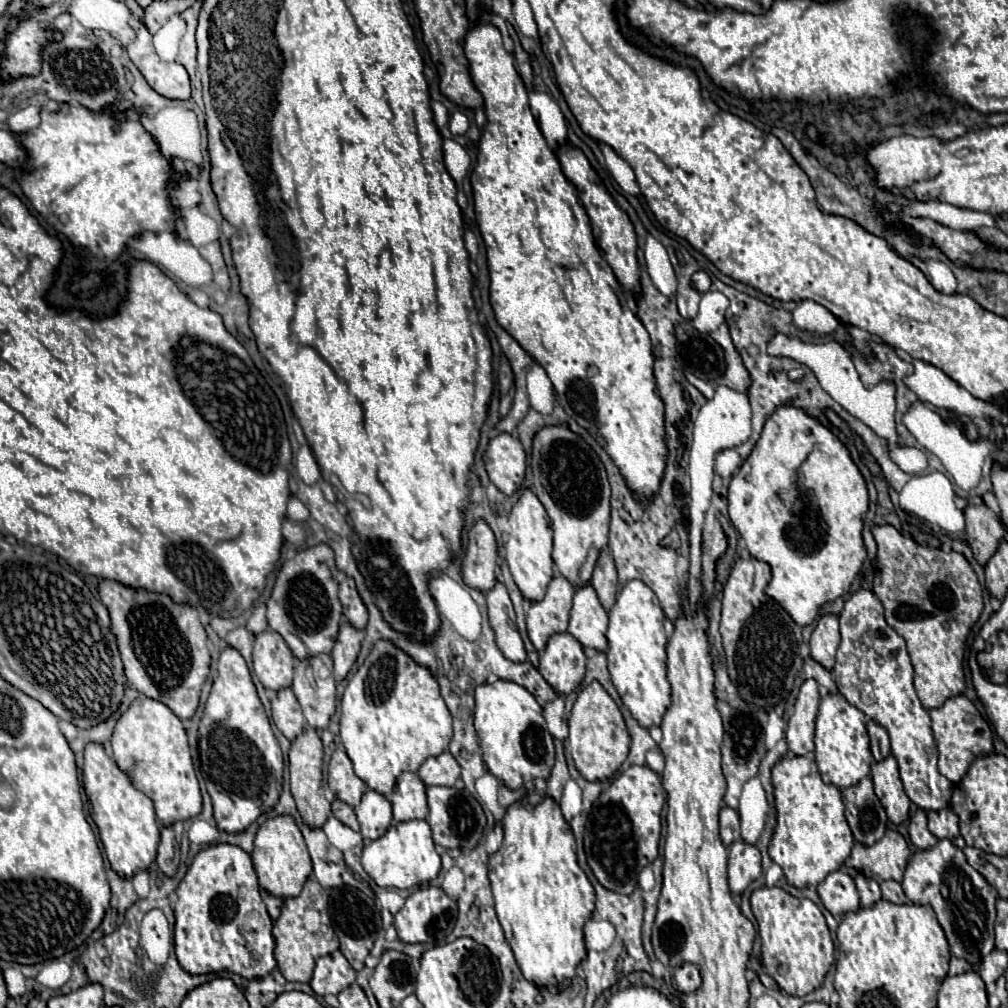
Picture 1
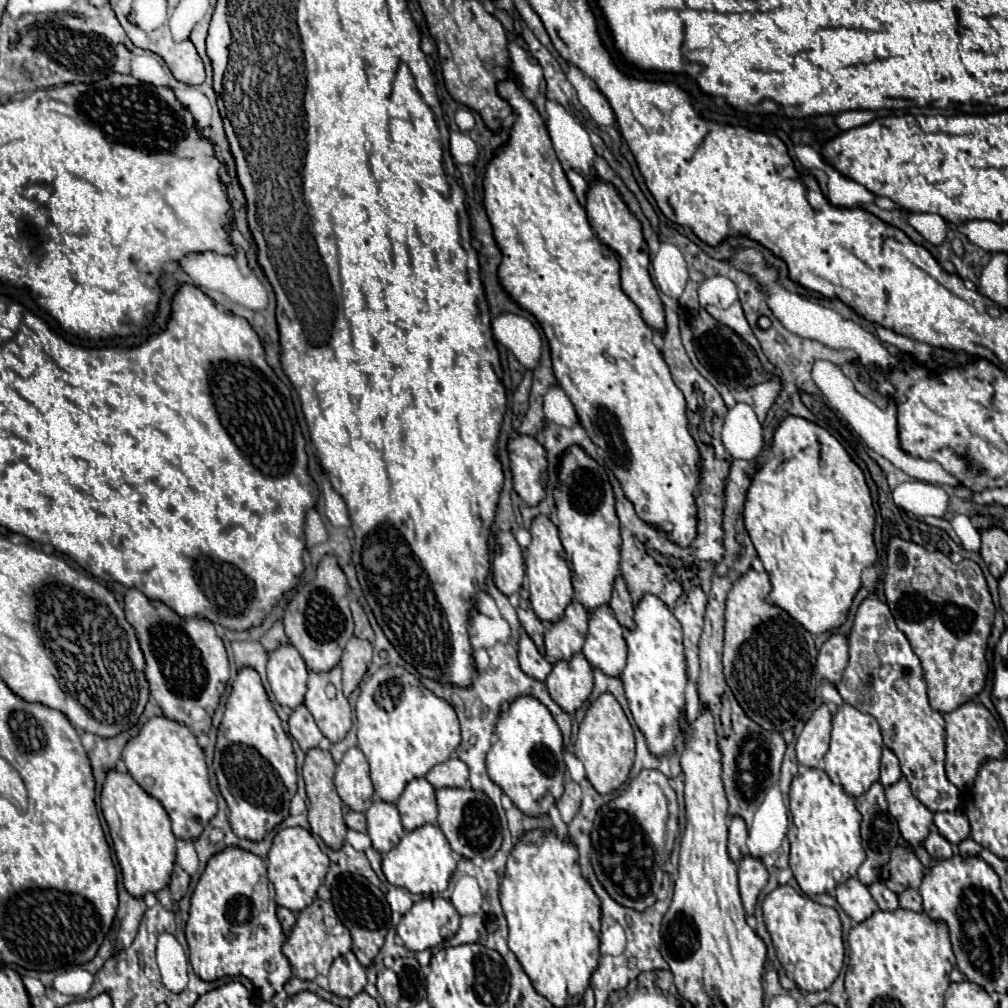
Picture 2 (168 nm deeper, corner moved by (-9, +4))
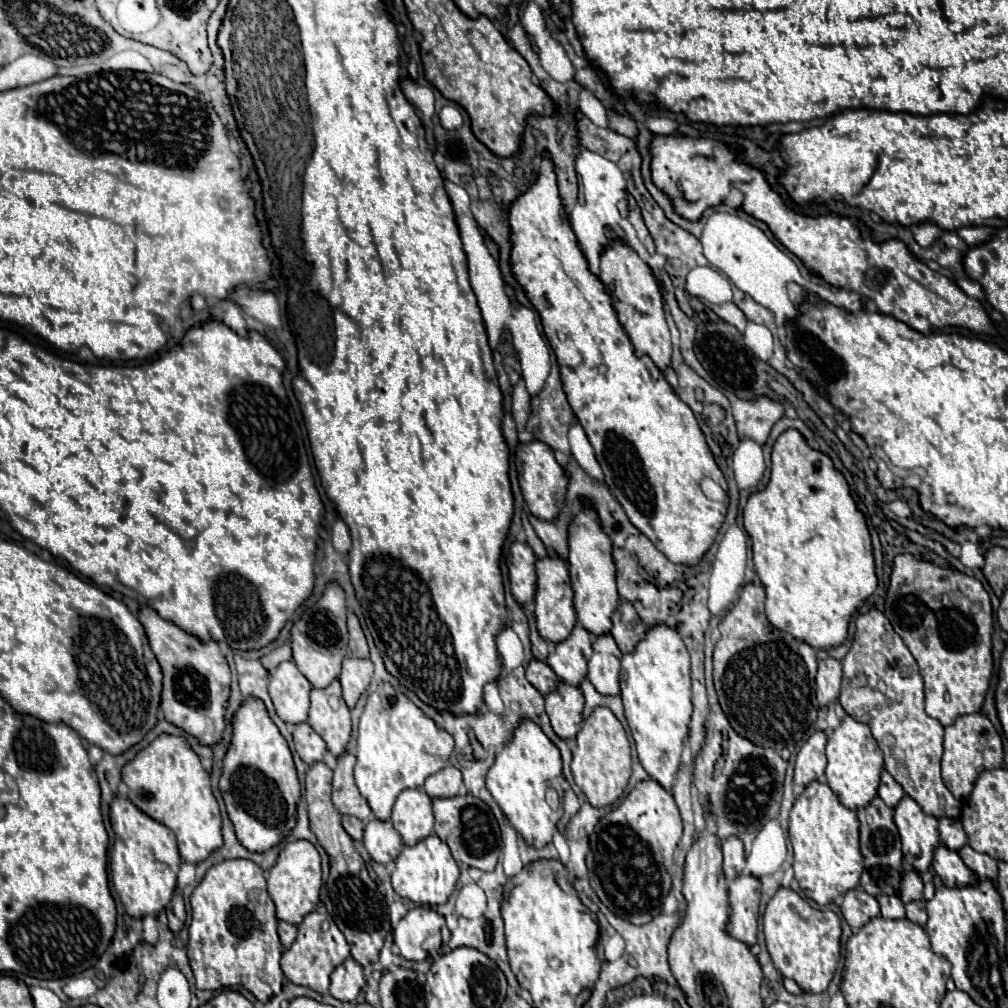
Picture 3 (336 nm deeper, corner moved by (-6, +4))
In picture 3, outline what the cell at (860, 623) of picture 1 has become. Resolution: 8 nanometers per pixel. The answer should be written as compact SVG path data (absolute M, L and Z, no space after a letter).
M871 608L855 618L853 646L843 660L841 706L849 716L865 722L885 754L887 772L903 786L925 814L935 818L959 818L961 802L943 784L941 754L943 726L925 712L923 678L919 666L887 616Z

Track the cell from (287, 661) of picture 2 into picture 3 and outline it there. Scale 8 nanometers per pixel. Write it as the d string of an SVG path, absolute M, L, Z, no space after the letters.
M281 662L269 672L269 694L281 720L299 724L307 720L309 680L299 672L295 662Z

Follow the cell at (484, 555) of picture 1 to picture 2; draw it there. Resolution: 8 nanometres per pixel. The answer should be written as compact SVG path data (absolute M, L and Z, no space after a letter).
M498 532L496 542L500 544L500 554L492 562L494 584L500 592L510 596L518 592L524 582L524 550L512 532Z

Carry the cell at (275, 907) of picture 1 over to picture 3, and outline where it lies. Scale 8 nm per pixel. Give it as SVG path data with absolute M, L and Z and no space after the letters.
M279 922L279 938L281 938L281 944L285 948L289 948L293 942L295 942L295 936L297 936L297 926L289 924L289 922Z

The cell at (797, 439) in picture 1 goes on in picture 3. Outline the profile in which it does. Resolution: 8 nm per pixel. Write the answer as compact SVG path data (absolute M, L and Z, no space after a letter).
M785 430L771 452L769 484L749 496L743 524L751 538L755 570L767 592L765 614L769 622L813 648L839 646L847 638L853 612L875 592L877 576L865 516L857 508L849 484L833 460L821 450L813 450L799 430Z

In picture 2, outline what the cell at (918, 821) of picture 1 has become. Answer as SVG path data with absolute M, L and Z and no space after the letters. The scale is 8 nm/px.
M932 828L930 836L926 838L924 848L928 850L928 854L930 854L934 860L946 860L946 858L950 858L950 856L954 854L954 852L952 852L952 844L950 844L944 836L940 836L940 834L936 832L936 828Z

